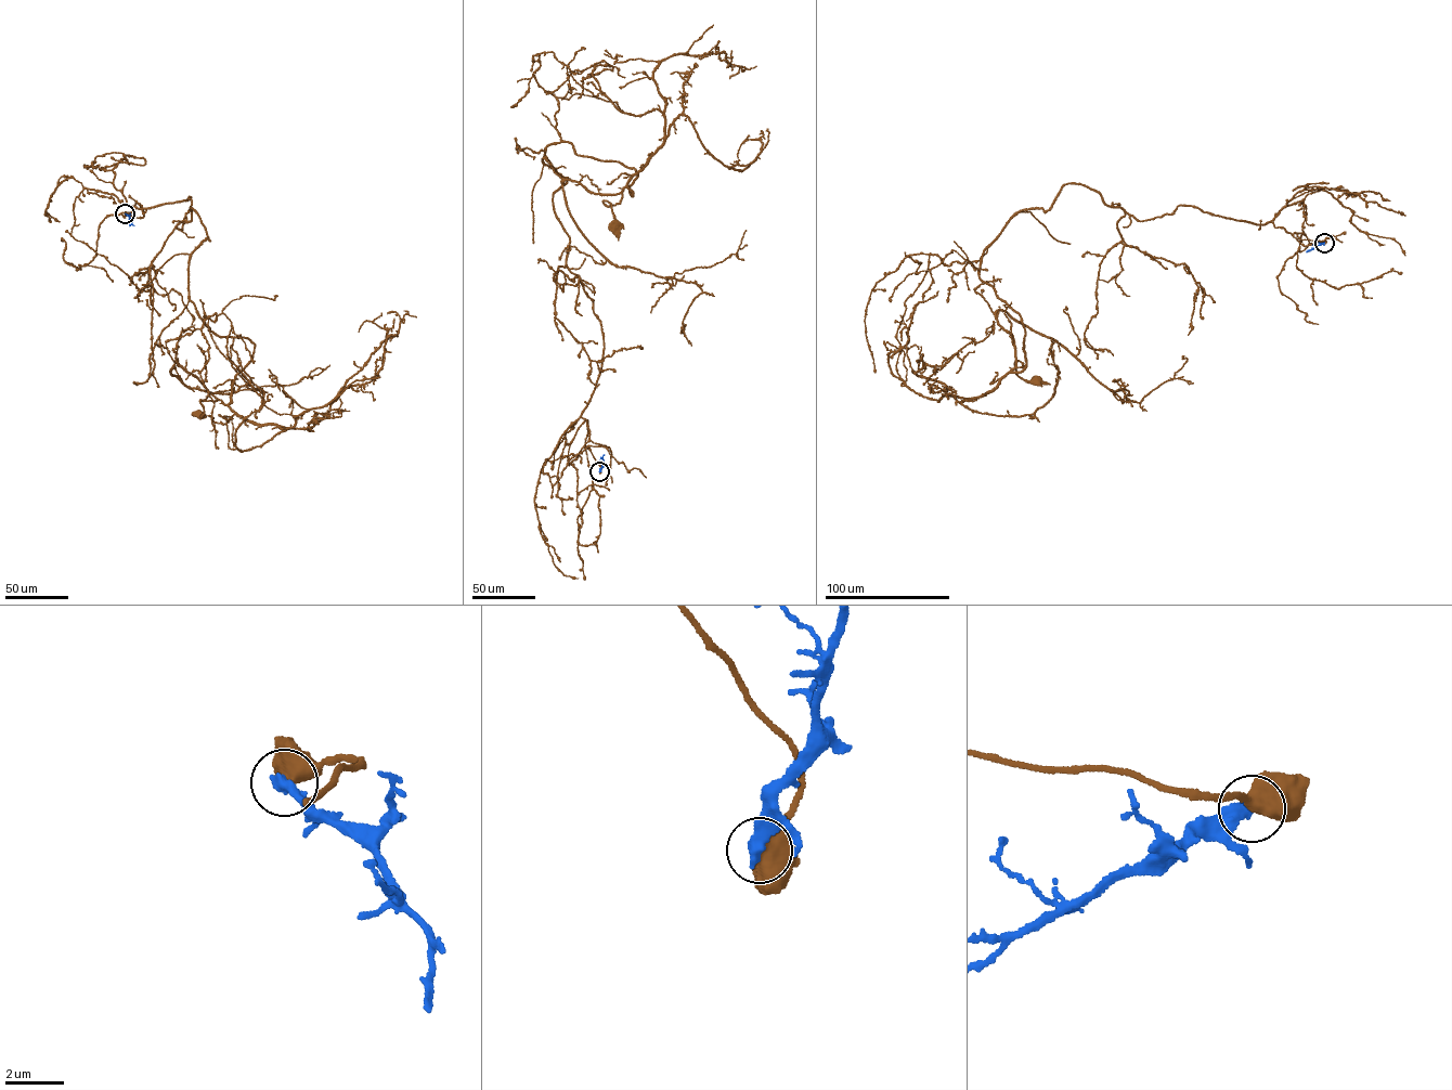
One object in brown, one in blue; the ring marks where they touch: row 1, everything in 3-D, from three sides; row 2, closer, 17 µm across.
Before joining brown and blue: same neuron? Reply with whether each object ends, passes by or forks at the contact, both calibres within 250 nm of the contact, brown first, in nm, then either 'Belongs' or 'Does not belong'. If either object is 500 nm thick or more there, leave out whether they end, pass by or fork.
Thickness 700 nm (brown) against 480 nm. Does not belong

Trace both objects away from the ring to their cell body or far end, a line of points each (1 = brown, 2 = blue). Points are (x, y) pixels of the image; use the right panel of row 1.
1: (1324, 243), (1189, 205), (1138, 220), (1064, 184), (979, 270), (1022, 324), (1011, 371), (1036, 379)
2: (1324, 243), (1306, 252)

